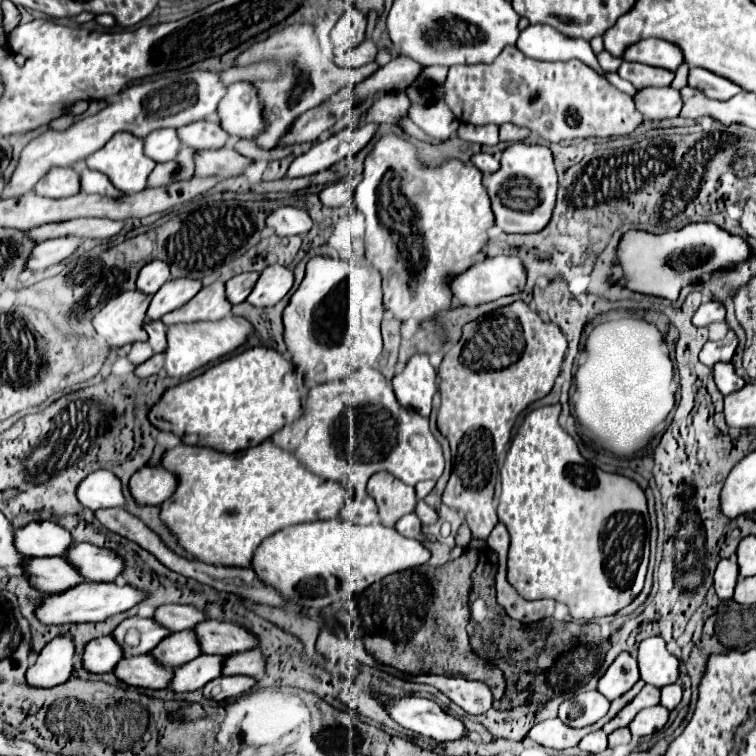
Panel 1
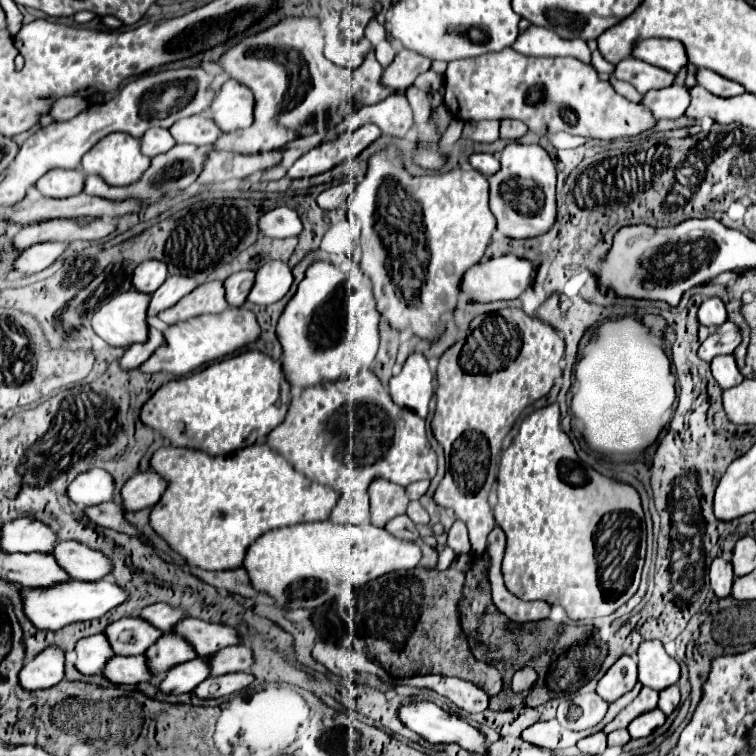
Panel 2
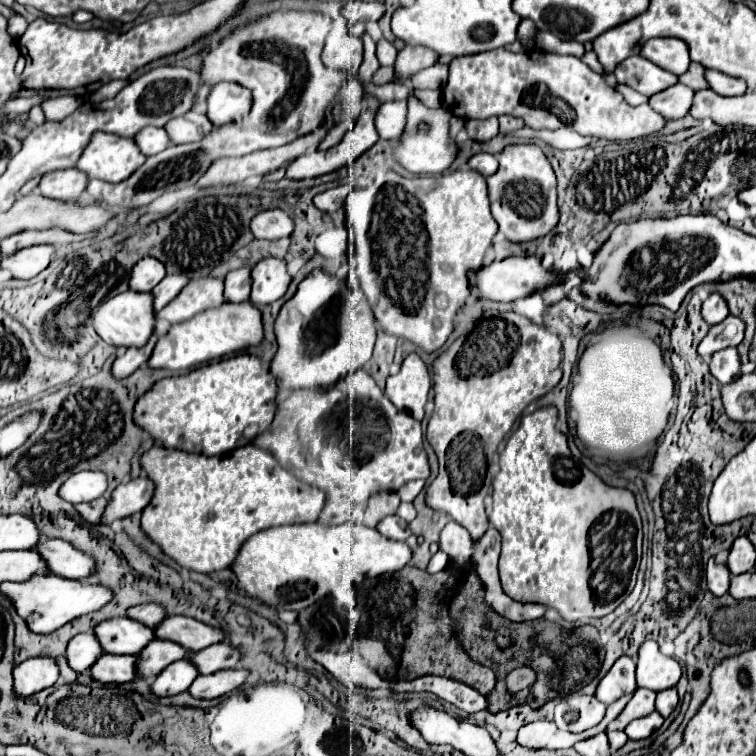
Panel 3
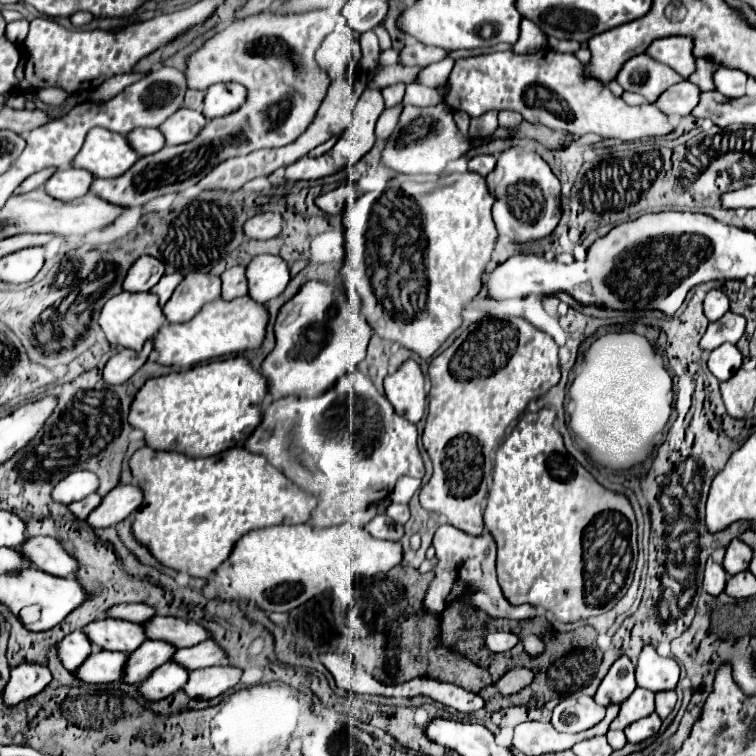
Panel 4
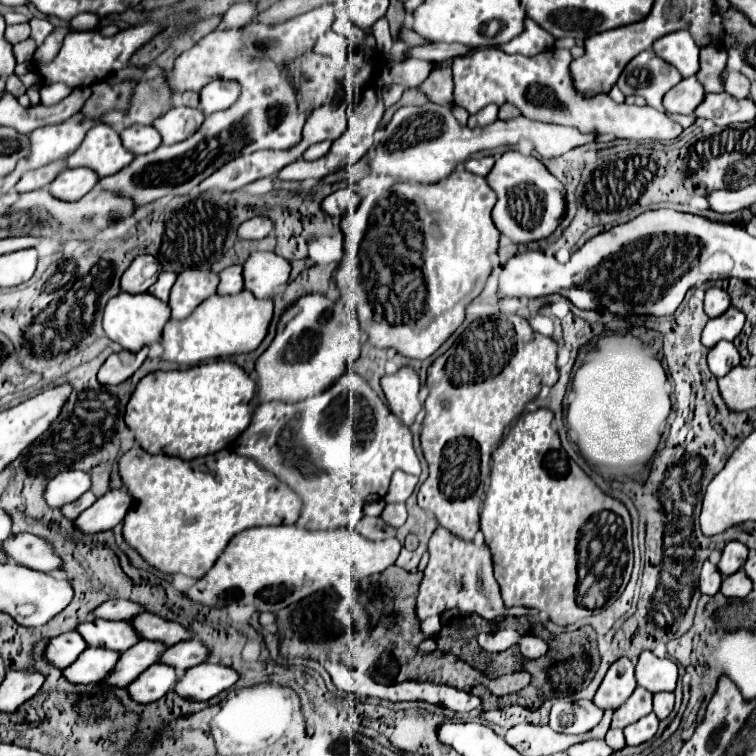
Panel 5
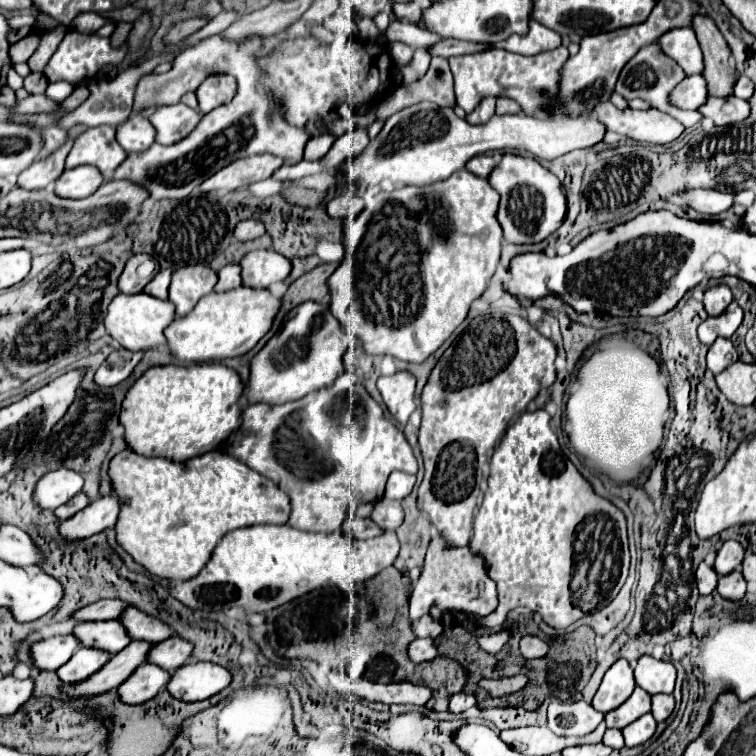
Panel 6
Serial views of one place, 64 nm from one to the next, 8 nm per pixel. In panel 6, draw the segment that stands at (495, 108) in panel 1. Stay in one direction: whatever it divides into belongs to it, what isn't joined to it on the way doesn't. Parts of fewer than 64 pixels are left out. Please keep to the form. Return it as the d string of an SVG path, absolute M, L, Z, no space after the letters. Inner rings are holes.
M566 46L540 52L536 56L522 56L512 54L506 50L492 48L488 52L466 54L466 56L452 56L450 70L454 74L454 90L456 90L456 104L466 112L472 112L484 96L508 96L516 100L526 114L532 114L542 108L550 108L556 100L556 82L560 80L560 64L568 60ZM604 102L594 108L594 114L600 122L606 124L606 130L626 134L636 142L670 144L686 130L676 118L656 108L618 110L614 104Z

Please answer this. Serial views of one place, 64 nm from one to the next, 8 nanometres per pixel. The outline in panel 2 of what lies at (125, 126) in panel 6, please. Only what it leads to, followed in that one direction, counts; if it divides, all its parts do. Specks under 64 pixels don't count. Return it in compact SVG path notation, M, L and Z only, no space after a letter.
M148 128L148 132L144 132L144 136L140 138L140 146L144 156L154 158L158 154L168 152L176 142L172 140L172 134L164 128Z

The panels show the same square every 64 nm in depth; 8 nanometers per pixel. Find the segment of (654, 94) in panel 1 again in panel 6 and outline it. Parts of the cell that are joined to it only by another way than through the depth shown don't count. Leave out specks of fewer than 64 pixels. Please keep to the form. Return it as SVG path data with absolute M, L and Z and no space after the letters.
M686 76L672 90L672 104L684 110L698 110L708 98L706 80L702 76Z

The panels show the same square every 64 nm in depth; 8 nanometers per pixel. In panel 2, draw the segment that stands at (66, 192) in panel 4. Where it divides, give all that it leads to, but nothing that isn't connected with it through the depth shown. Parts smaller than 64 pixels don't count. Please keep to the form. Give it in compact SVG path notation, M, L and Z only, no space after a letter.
M50 170L36 182L36 188L46 198L76 196L84 188L84 174L80 170Z

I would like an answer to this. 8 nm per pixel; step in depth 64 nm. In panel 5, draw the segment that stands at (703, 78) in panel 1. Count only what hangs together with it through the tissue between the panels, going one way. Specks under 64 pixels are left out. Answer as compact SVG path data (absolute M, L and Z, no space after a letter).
M724 70L724 92L728 92L734 98L748 98L750 94L750 80L740 74L738 70Z

